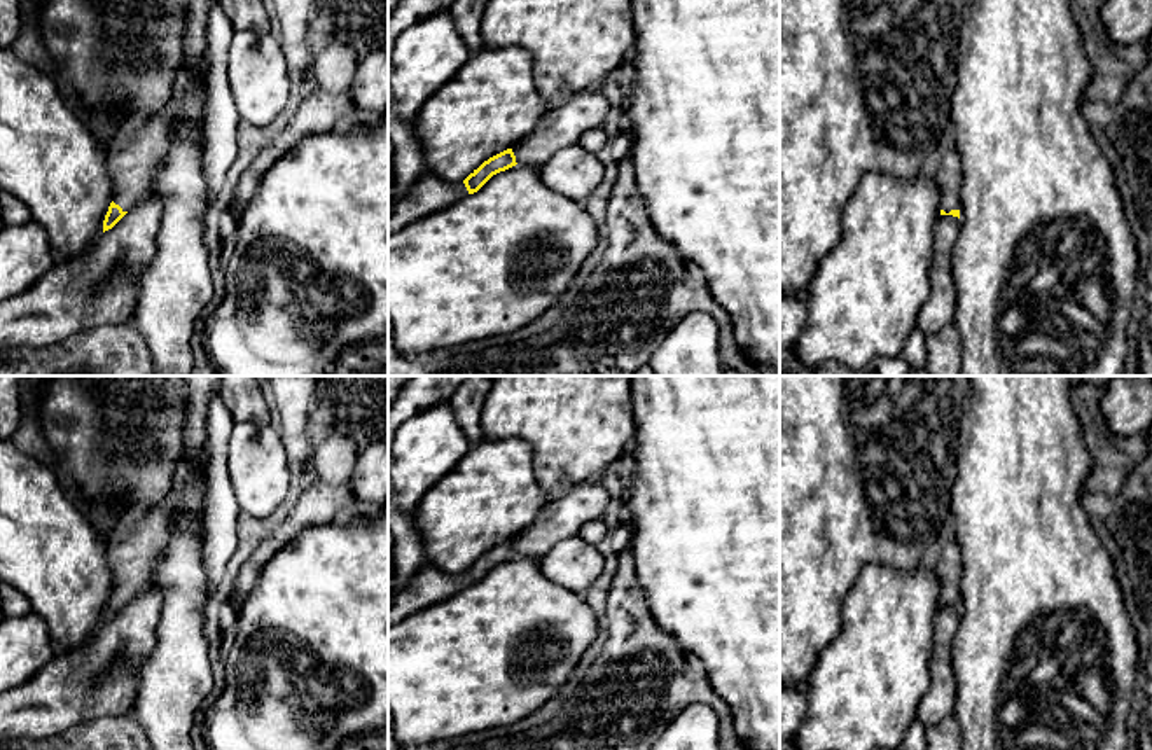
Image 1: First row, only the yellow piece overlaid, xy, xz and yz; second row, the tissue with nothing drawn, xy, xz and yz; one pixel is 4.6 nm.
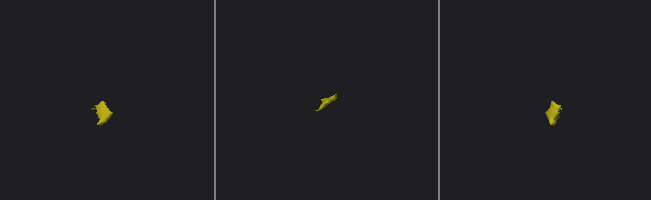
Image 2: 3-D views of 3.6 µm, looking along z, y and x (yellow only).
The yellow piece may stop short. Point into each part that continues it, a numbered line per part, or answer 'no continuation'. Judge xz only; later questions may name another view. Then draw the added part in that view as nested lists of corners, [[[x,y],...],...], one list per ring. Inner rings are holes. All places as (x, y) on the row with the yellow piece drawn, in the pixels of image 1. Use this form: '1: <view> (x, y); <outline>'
1: xz (429, 193); [[[425,171],[388,215],[388,236],[432,212],[458,203],[467,196],[468,191],[463,182],[448,184]]]

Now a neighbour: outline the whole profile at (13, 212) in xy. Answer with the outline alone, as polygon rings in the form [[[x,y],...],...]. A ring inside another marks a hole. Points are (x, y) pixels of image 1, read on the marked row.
[[[0,191],[0,213],[3,226],[21,226],[31,220],[31,213],[12,194]]]

